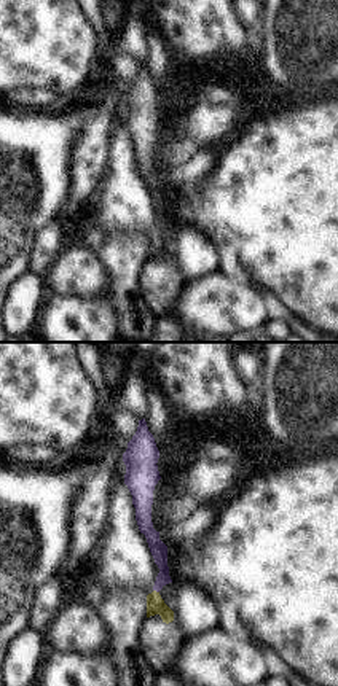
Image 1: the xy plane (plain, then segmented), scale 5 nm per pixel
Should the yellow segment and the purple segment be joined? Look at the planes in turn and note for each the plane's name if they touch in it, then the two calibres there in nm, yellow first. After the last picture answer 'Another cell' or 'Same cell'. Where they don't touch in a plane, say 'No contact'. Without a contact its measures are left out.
Touches yellow in xy. Thickness 100 nm (yellow) against 90 nm.

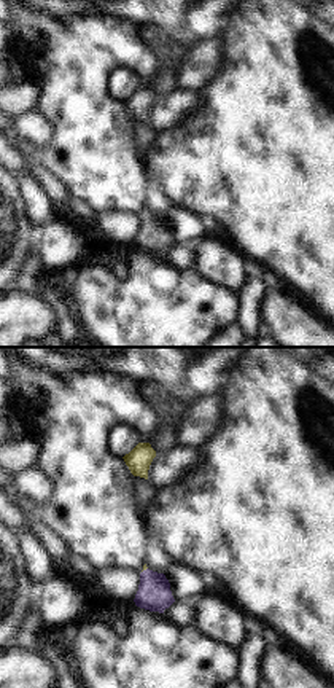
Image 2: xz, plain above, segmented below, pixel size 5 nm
Touches yellow in xz. Thickness 20 nm (yellow) against 170 nm.

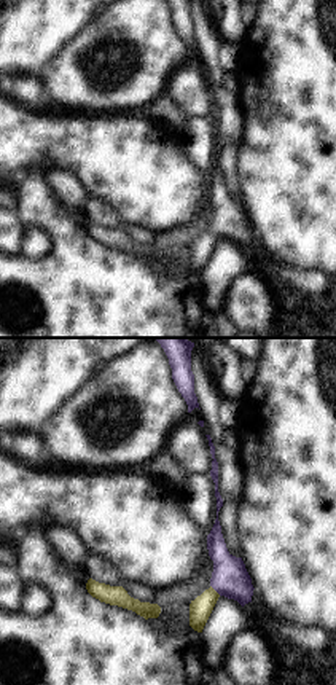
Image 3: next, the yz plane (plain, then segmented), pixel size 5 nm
Touches yellow in yz. Thickness 110 nm (yellow) against 190 nm.

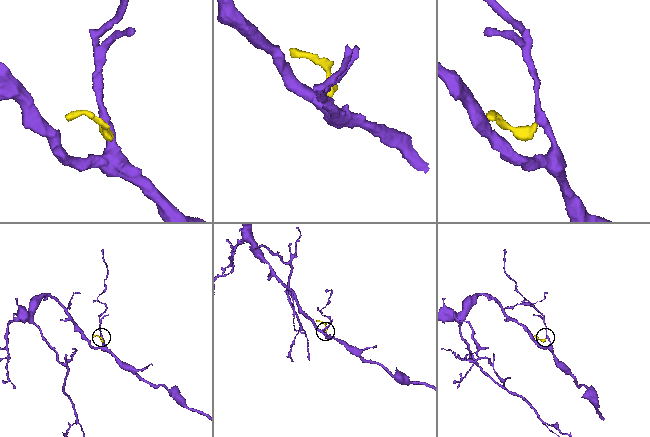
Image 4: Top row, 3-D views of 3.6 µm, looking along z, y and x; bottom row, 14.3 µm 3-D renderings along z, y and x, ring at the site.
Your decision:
Same cell.

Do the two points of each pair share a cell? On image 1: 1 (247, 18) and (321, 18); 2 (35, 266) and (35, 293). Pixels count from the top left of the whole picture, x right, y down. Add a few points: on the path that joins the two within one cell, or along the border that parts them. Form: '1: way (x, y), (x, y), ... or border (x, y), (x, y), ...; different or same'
1: border (260, 16), (252, 35); different
2: border (29, 271), (39, 276); different

